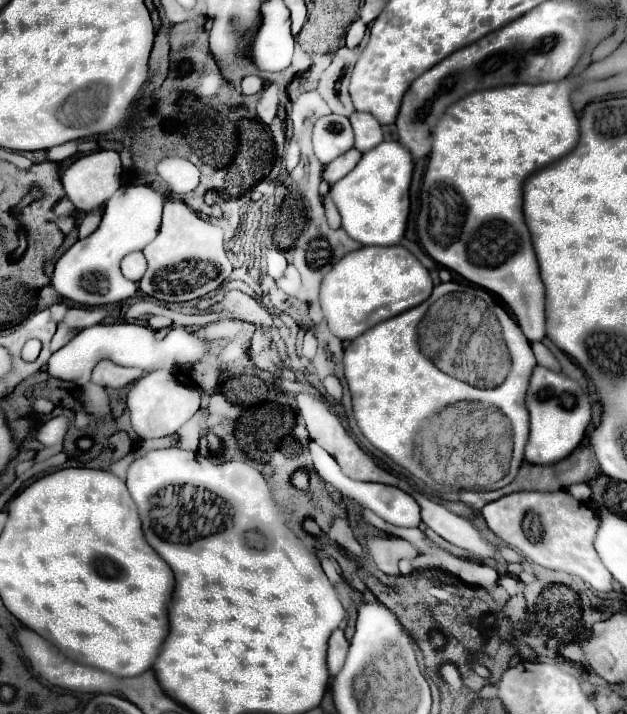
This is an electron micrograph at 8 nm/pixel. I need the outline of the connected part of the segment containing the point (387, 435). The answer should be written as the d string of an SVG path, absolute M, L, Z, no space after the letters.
M448 282L448 284L438 286L424 304L420 304L416 308L410 308L410 310L390 318L390 320L384 320L384 322L376 324L372 330L368 330L360 338L356 338L348 346L348 350L344 352L344 374L346 374L350 394L352 394L354 418L358 422L362 434L380 452L390 456L396 464L400 464L402 468L408 466L408 472L412 472L414 476L418 476L418 470L422 470L420 464L414 460L414 438L416 438L416 432L418 432L420 424L424 420L428 420L432 414L438 414L440 410L444 410L444 406L456 404L456 402L460 402L460 398L468 398L468 384L440 372L432 364L432 360L428 360L418 348L418 324L420 324L420 320L424 318L430 304L434 304L440 296L450 294L454 290L454 286L458 286L458 284Z

